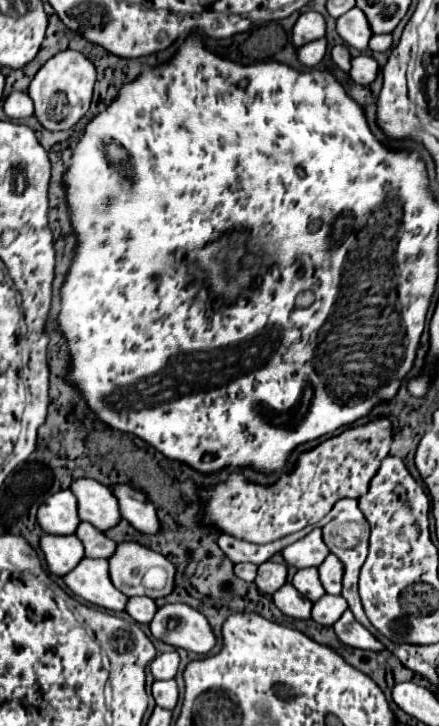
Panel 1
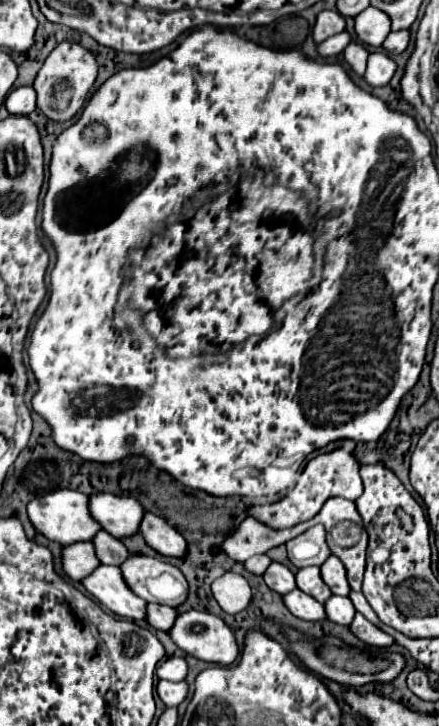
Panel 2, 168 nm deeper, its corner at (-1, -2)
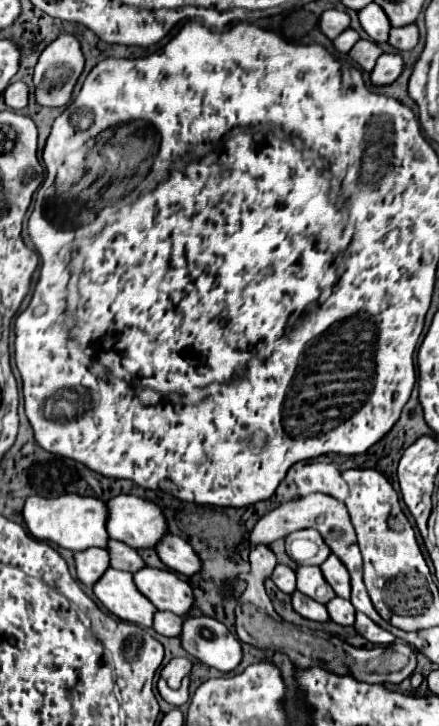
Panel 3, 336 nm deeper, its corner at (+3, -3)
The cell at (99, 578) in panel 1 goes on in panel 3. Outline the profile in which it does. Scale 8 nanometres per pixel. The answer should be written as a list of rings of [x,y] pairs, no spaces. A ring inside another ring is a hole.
[[[109,569],[93,587],[97,599],[119,619],[137,623],[141,627],[153,625],[153,615],[157,609],[153,603],[137,591],[133,575],[119,569]]]

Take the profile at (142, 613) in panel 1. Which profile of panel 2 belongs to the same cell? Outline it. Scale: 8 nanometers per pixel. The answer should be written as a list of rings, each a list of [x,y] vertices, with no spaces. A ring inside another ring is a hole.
[[[147,604],[147,622],[155,630],[169,630],[177,618],[175,608],[171,606],[161,606],[161,604]]]

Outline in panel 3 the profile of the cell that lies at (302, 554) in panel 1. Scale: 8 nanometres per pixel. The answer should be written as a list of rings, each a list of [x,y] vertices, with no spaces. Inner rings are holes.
[[[301,529],[287,535],[285,547],[297,565],[321,565],[331,555],[329,545],[315,529]]]

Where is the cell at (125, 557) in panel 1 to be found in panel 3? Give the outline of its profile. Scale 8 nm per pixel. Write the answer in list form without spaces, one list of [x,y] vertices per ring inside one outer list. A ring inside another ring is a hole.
[[[143,567],[133,575],[137,589],[161,611],[187,615],[193,607],[193,589],[173,571]]]

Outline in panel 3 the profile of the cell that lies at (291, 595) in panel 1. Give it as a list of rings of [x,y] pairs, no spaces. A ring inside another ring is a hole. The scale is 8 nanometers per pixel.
[[[295,591],[293,595],[293,609],[303,615],[305,619],[311,619],[311,621],[319,621],[319,623],[325,623],[329,621],[329,613],[327,613],[327,607],[323,603],[317,603],[315,599],[303,595],[301,591]]]

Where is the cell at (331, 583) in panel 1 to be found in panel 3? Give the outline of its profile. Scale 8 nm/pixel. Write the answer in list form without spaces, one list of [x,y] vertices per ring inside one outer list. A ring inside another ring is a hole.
[[[331,553],[331,555],[327,557],[327,561],[321,565],[321,571],[323,571],[327,583],[333,587],[333,591],[335,591],[339,597],[349,599],[349,593],[351,593],[349,573],[347,573],[345,565],[339,561],[339,557]]]

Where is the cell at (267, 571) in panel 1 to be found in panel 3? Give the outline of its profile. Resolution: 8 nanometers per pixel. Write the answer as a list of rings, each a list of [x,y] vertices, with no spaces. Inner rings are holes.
[[[277,565],[271,579],[283,593],[293,593],[295,591],[295,571],[287,565]]]

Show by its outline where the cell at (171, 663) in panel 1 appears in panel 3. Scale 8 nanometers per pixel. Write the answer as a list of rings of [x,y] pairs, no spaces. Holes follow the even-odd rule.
[[[175,657],[161,669],[161,677],[167,681],[167,685],[171,689],[179,689],[181,687],[181,679],[185,675],[189,675],[191,667],[193,667],[193,663],[187,657]]]

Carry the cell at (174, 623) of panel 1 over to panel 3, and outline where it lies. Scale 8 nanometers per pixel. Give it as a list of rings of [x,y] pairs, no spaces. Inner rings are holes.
[[[213,617],[185,619],[181,643],[189,655],[223,673],[233,671],[243,657],[239,639]]]

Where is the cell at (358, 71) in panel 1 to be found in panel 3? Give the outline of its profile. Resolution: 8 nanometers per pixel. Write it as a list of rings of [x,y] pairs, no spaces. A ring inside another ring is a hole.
[[[383,53],[371,71],[373,85],[391,85],[403,71],[403,59],[399,53]]]

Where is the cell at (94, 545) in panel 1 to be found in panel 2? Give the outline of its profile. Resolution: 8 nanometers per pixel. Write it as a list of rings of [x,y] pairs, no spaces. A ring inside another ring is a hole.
[[[99,530],[99,534],[95,534],[93,546],[95,546],[95,554],[97,554],[97,558],[99,558],[101,564],[121,566],[123,558],[129,556],[129,552],[127,552],[127,548],[123,546],[123,542],[117,540],[117,538],[113,538],[113,536],[107,534],[105,530]]]

